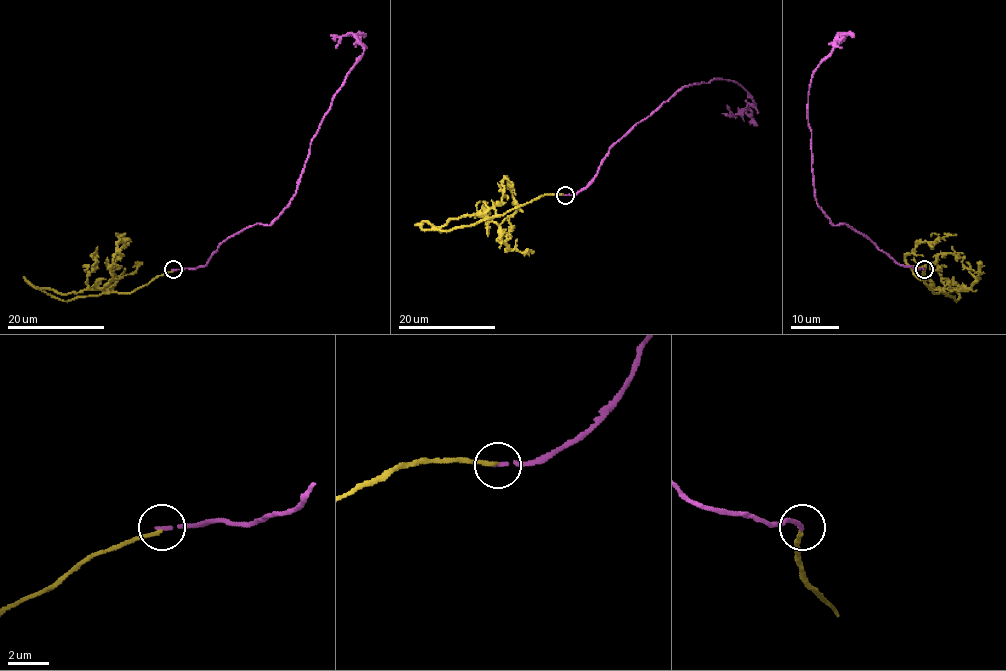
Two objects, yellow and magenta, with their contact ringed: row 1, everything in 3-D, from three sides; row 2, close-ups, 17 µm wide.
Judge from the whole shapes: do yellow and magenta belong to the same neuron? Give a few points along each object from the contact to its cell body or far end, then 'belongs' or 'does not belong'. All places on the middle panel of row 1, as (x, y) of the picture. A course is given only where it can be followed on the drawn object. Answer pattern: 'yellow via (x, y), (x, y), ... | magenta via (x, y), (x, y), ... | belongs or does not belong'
yellow via (565, 195), (541, 195), (498, 214), (495, 207), (502, 200), (504, 177), (514, 228) | magenta via (565, 195), (576, 195), (617, 141), (678, 89), (724, 79), (739, 84), (755, 102), (733, 115), (727, 105) | does not belong

